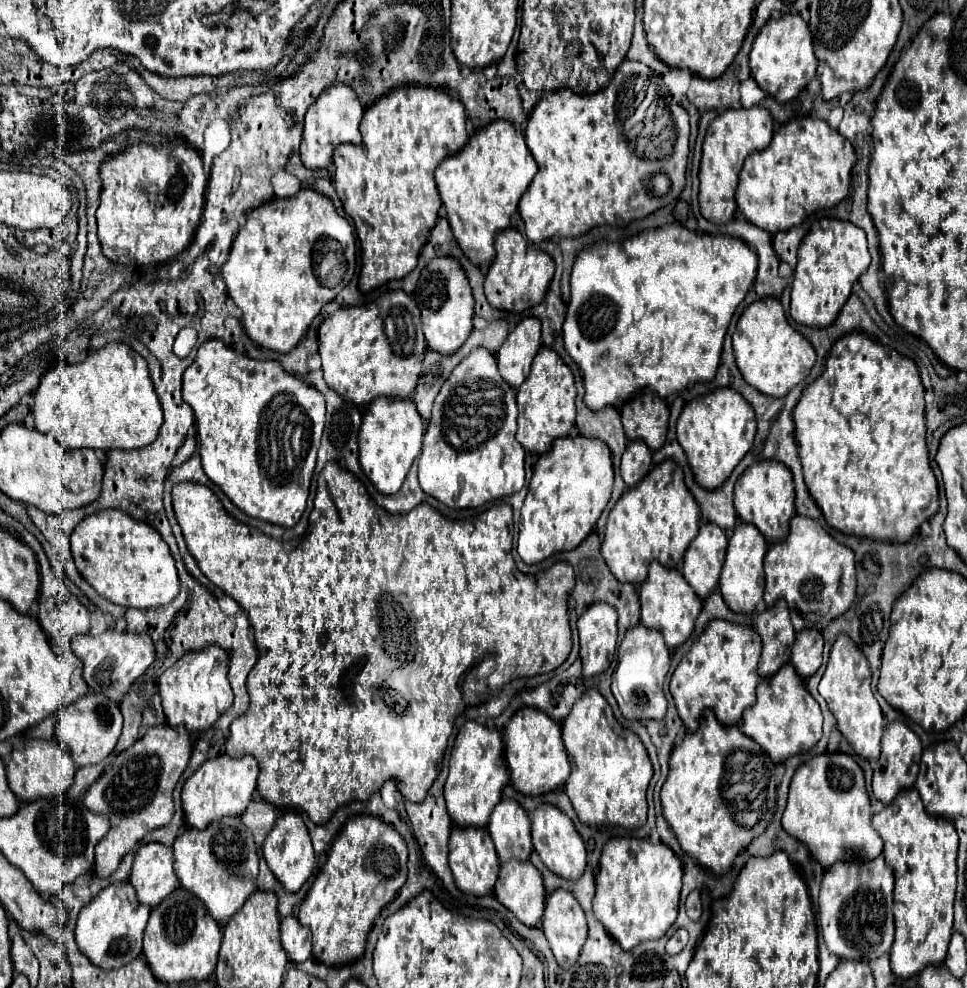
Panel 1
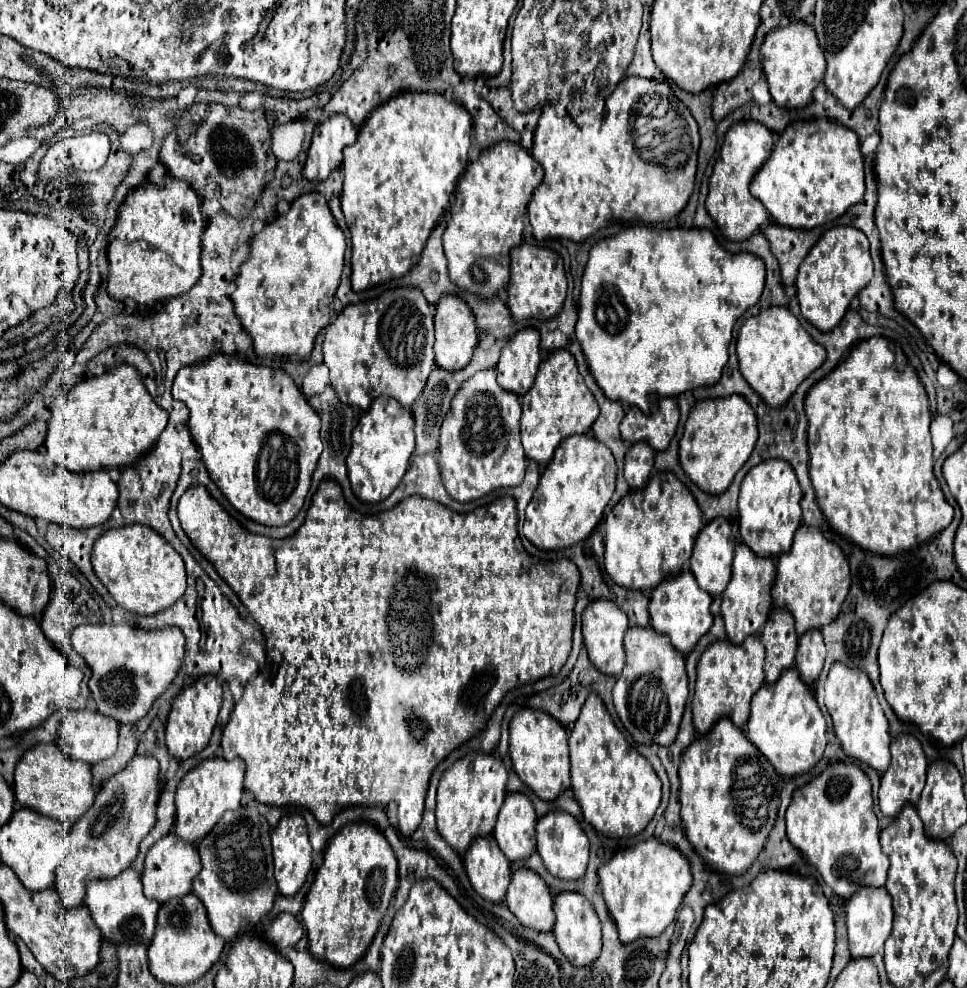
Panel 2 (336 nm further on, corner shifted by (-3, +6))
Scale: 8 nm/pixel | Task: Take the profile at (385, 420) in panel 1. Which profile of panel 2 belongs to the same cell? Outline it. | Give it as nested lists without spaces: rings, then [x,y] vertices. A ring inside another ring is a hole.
[[[380,396],[372,402],[370,410],[360,418],[352,432],[352,452],[346,460],[348,478],[354,494],[364,502],[380,502],[388,498],[400,484],[410,456],[414,452],[414,416],[400,402]]]

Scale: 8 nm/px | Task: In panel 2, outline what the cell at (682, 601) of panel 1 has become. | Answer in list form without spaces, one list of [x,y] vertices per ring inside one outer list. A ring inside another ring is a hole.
[[[684,570],[680,574],[672,574],[666,576],[654,590],[650,596],[650,626],[660,632],[666,634],[672,642],[672,646],[680,652],[680,654],[688,654],[696,642],[710,630],[712,626],[712,612],[710,612],[710,604],[712,598],[708,592],[704,592],[698,584],[696,578],[692,576],[690,570]]]

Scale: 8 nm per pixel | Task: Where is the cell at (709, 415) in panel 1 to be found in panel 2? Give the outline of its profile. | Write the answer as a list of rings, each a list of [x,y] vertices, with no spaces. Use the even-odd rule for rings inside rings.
[[[726,396],[698,402],[686,420],[680,440],[680,464],[694,484],[708,494],[722,494],[734,480],[734,474],[750,458],[758,440],[758,422],[752,406],[742,396]]]

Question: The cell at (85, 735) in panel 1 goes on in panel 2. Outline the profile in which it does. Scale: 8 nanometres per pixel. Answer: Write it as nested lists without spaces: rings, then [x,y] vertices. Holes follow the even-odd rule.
[[[68,710],[58,734],[58,744],[68,756],[98,764],[116,752],[118,722],[98,710]]]

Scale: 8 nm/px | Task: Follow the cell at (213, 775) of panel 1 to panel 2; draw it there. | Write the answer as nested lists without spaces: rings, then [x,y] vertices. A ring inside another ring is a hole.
[[[210,758],[200,762],[196,768],[192,768],[180,780],[176,790],[174,832],[184,842],[194,844],[214,828],[214,824],[224,816],[224,812],[240,808],[240,798],[244,794],[244,772],[246,772],[246,764],[242,758],[234,758],[234,760]]]

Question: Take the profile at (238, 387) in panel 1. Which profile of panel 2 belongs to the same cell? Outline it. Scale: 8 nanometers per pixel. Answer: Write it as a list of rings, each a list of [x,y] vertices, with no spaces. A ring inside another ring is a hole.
[[[220,352],[180,368],[174,378],[172,396],[188,406],[188,426],[194,444],[214,484],[224,492],[228,502],[246,518],[264,526],[288,524],[304,504],[312,472],[322,452],[318,412],[308,404],[294,380],[280,368],[256,366],[238,356]]]

